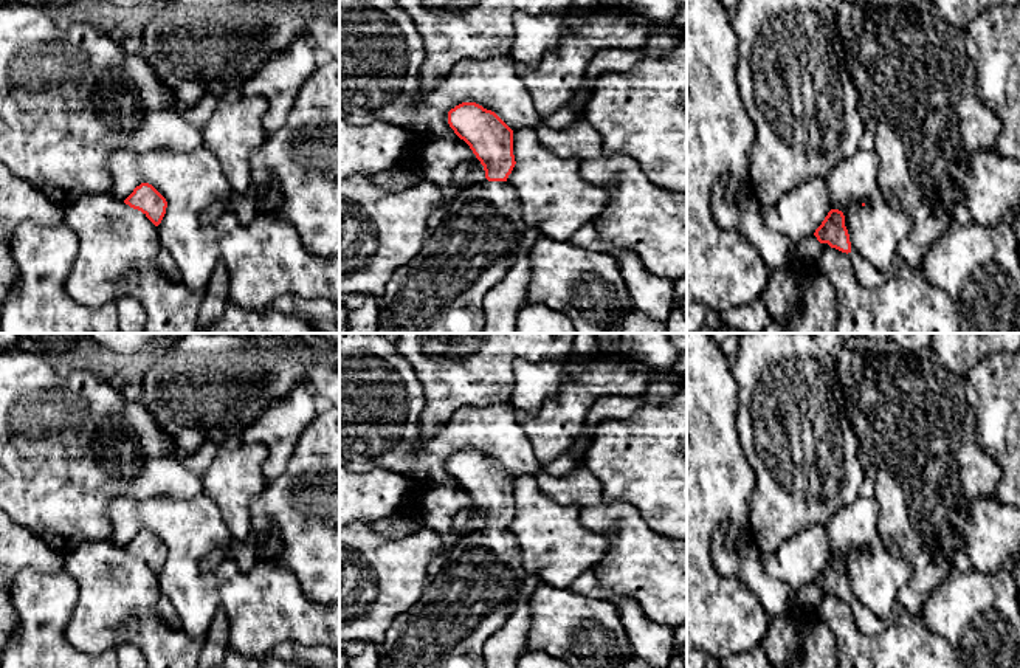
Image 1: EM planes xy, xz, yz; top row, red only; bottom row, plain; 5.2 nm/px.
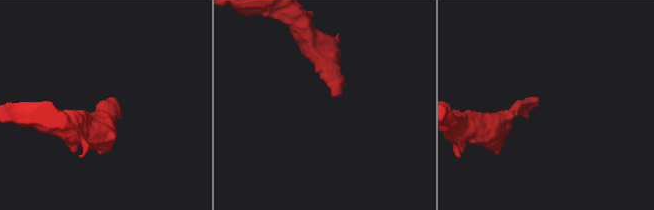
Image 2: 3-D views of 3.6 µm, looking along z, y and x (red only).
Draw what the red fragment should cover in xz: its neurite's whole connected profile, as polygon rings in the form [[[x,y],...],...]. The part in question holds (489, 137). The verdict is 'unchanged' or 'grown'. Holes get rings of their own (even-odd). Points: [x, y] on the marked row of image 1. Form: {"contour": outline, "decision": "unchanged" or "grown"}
{"contour": [[[476,102],[451,108],[448,124],[481,161],[487,180],[459,191],[420,253],[394,273],[384,294],[377,299],[380,313],[375,333],[479,333],[485,324],[482,301],[512,268],[519,240],[529,228],[516,191],[507,183],[516,164],[513,130],[494,112]]], "decision": "grown"}

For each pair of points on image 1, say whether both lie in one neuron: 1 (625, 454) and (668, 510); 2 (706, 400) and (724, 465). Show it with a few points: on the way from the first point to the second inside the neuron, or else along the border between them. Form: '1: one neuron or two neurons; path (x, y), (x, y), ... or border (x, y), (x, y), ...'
1: one neuron; path (639, 468), (667, 496)
2: one neuron; path (706, 416), (706, 447), (709, 450)

